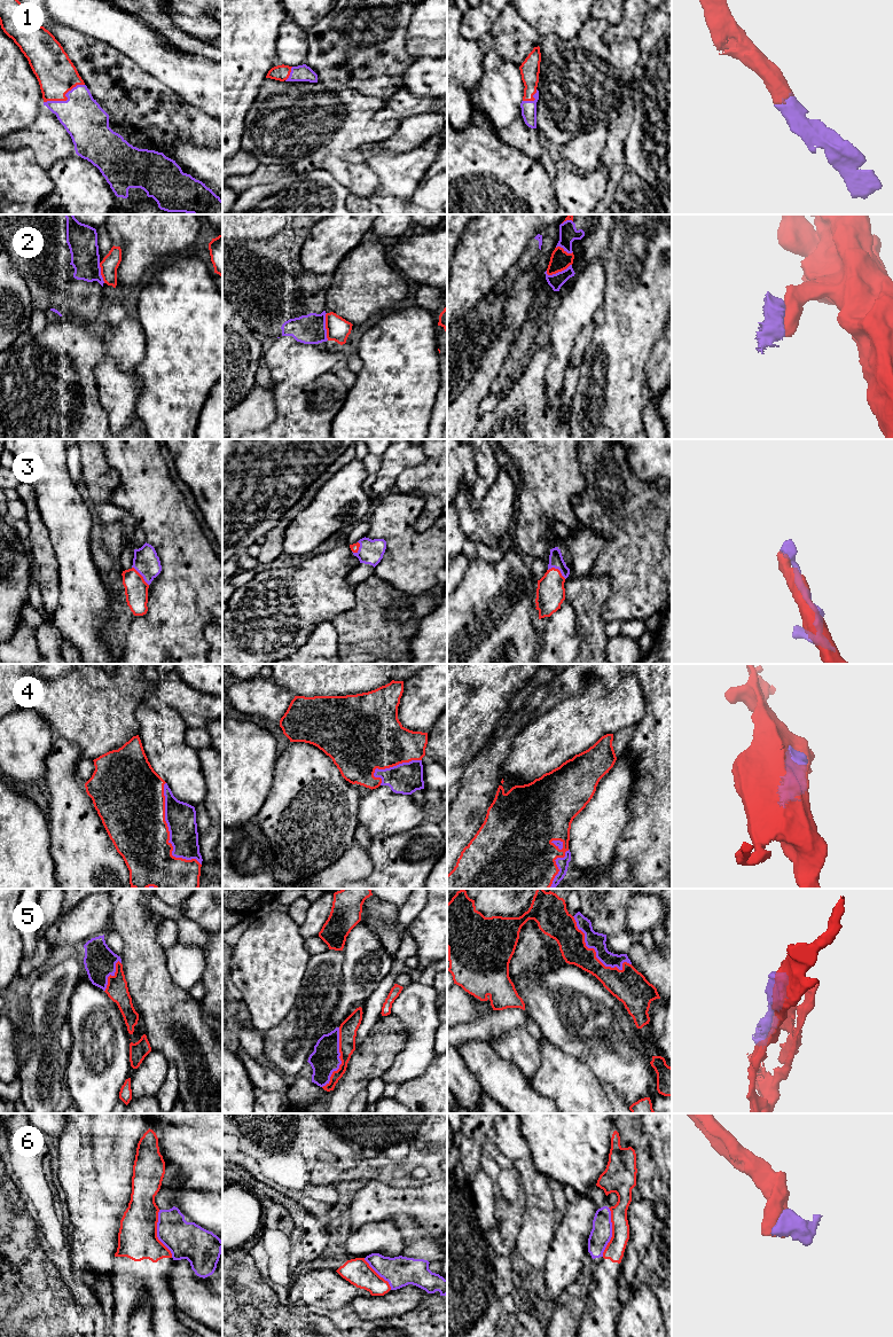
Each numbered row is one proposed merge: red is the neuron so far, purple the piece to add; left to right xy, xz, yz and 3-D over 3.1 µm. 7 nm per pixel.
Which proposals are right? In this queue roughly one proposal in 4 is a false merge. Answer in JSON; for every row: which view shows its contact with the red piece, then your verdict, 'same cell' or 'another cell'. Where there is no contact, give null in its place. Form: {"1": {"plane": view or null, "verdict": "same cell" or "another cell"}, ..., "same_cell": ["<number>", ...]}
{"1": {"plane": "xy", "verdict": "same cell"}, "2": {"plane": "yz", "verdict": "another cell"}, "3": {"plane": "yz", "verdict": "same cell"}, "4": {"plane": "xy", "verdict": "same cell"}, "5": {"plane": "yz", "verdict": "same cell"}, "6": {"plane": "yz", "verdict": "another cell"}, "same_cell": ["1", "3", "4", "5"]}

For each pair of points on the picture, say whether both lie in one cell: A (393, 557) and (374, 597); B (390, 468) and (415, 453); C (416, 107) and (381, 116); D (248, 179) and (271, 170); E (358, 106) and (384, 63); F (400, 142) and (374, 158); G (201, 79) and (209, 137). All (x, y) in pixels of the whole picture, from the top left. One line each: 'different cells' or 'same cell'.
A: different cells
B: same cell
C: same cell
D: same cell
E: different cells
F: different cells
G: different cells

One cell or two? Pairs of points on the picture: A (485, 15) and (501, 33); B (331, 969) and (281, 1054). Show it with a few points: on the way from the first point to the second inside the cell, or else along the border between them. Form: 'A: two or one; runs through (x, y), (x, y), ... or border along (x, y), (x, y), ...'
A: two; border along (501, 12), (488, 32)
B: one; runs through (320, 990), (308, 1018), (298, 1033)

